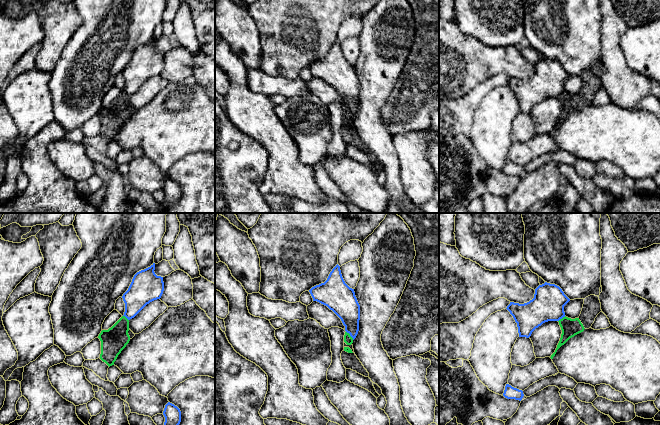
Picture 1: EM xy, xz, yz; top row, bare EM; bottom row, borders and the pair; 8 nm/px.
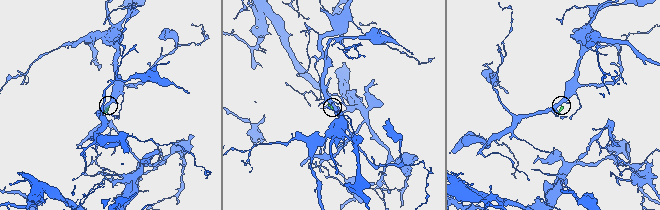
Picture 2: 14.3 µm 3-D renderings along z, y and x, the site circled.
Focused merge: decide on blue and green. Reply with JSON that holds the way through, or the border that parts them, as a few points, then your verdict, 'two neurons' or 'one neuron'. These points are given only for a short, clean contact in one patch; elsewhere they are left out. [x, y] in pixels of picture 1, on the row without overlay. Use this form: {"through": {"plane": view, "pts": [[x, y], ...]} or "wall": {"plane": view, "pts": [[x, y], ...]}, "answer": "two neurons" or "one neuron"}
{"wall": {"plane": "xz", "pts": [[346, 107], [353, 115]]}, "answer": "two neurons"}

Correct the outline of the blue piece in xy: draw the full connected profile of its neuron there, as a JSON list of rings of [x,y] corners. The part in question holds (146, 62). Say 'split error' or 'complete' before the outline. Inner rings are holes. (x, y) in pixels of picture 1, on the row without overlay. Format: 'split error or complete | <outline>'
complete | [[[155,39],[137,48],[122,74],[125,79],[124,91],[128,96],[134,94],[147,80],[160,75],[164,67],[163,53],[154,48]]]

